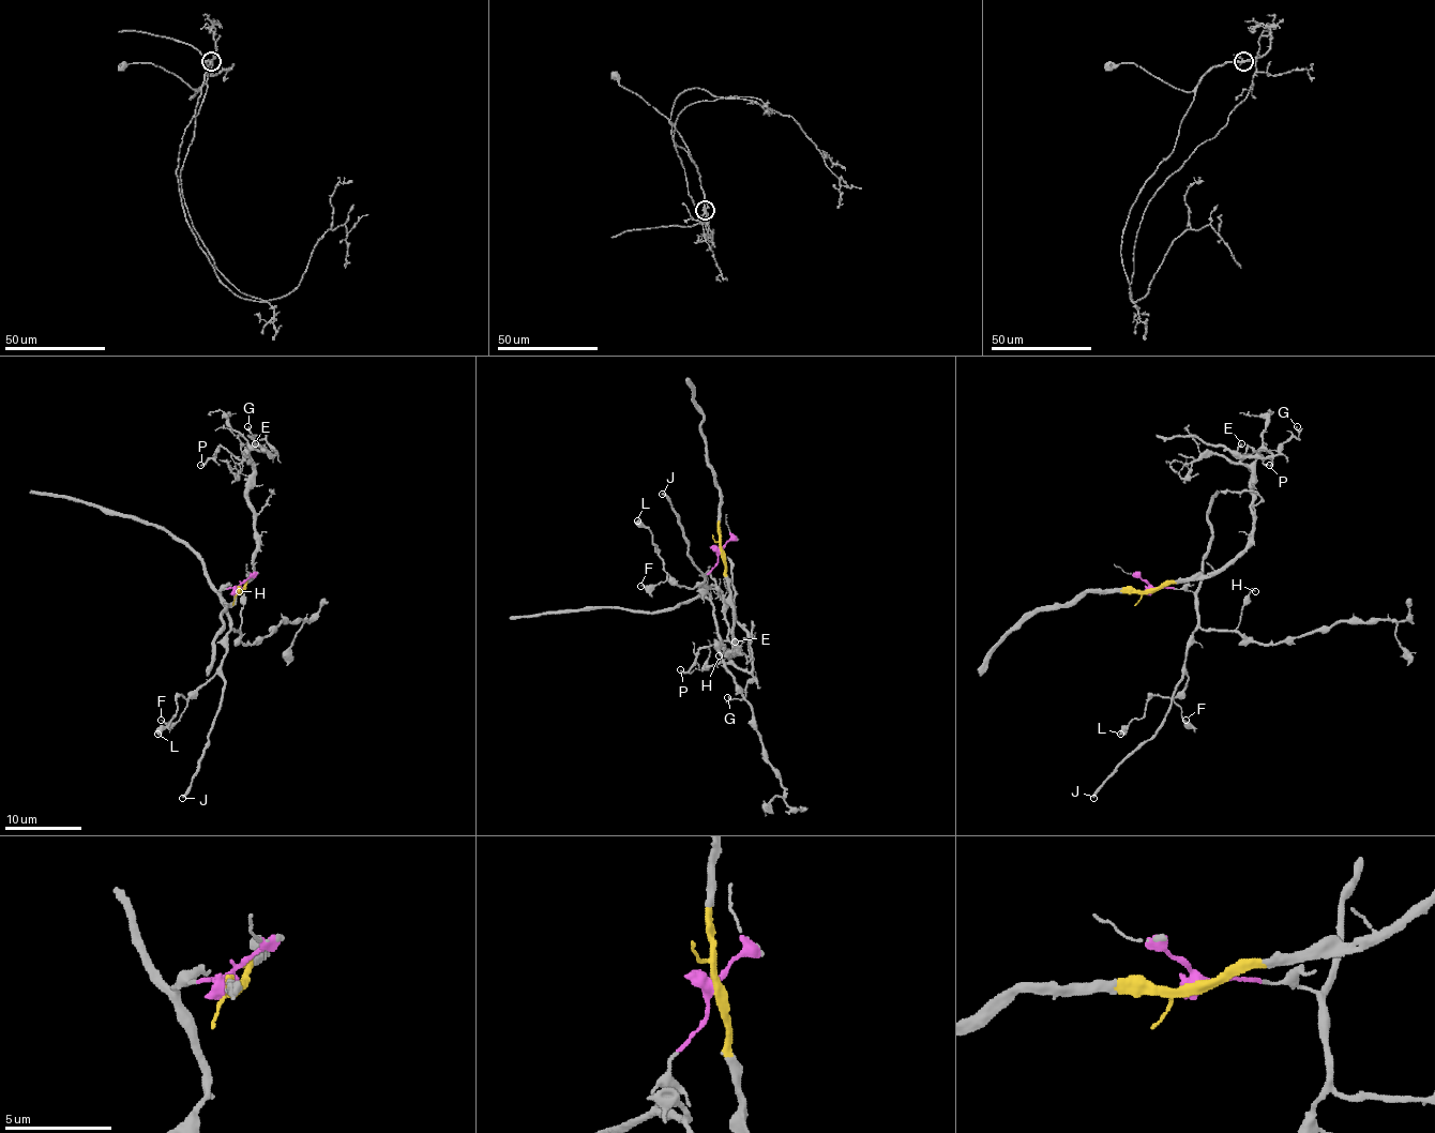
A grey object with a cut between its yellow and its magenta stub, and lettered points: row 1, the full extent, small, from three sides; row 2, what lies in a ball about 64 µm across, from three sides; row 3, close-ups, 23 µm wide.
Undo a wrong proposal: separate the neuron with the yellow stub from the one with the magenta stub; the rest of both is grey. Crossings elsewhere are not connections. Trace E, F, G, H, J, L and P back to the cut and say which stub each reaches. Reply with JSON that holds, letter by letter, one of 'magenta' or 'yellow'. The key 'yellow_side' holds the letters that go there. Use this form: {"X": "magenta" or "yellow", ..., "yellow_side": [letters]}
{"E": "yellow", "F": "magenta", "G": "yellow", "H": "magenta", "J": "magenta", "L": "magenta", "P": "yellow", "yellow_side": ["E", "G", "P"]}

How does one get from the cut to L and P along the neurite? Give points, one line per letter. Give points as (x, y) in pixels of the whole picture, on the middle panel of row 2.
L: (721, 550), (701, 587), (709, 599), (701, 585), (685, 589), (666, 573), (651, 533), (638, 519)
P: (721, 550), (734, 652), (728, 654), (731, 652), (726, 640), (719, 640), (701, 648), (690, 669), (680, 669)

